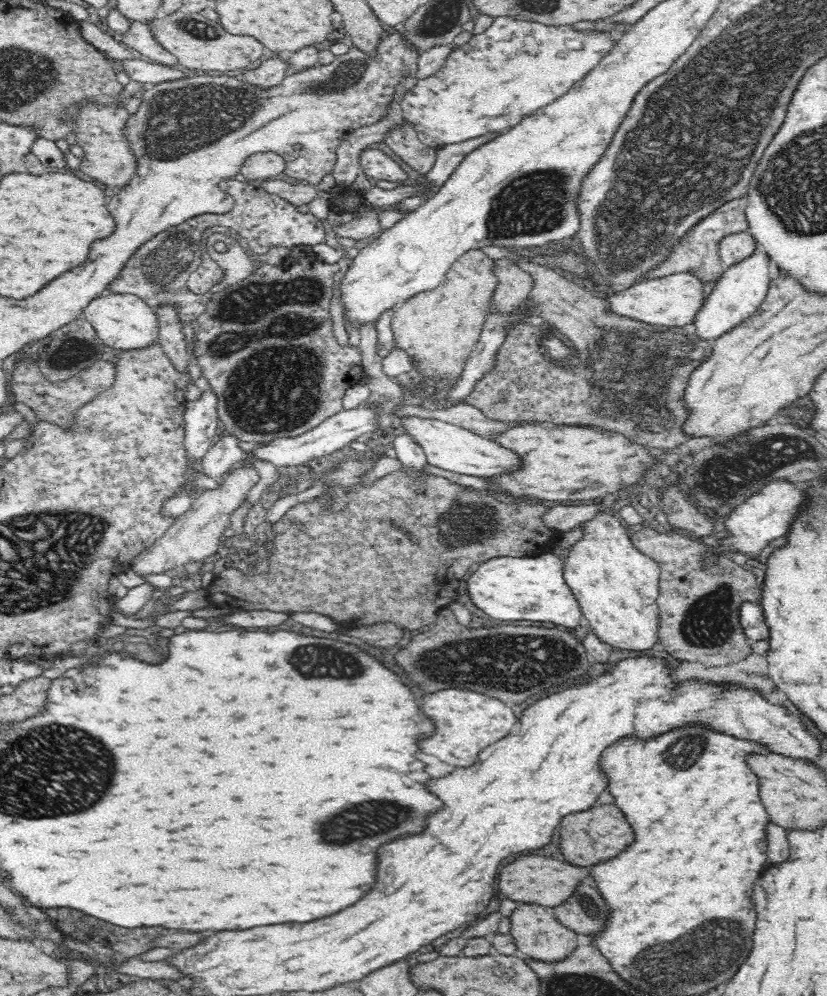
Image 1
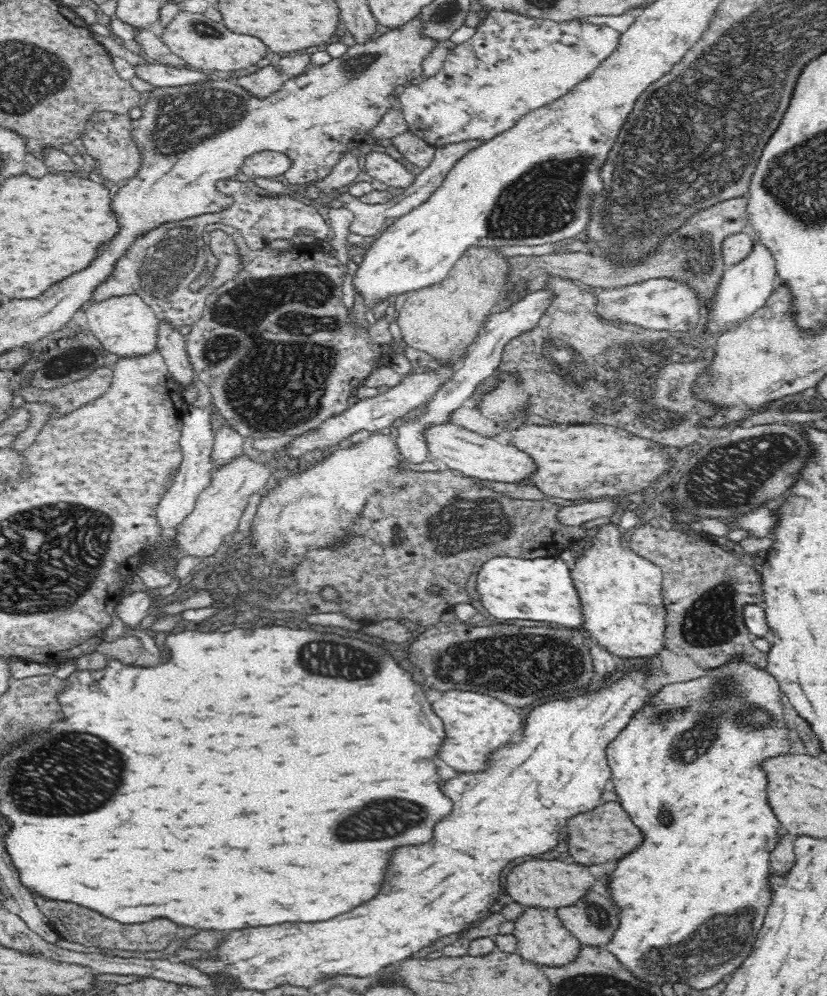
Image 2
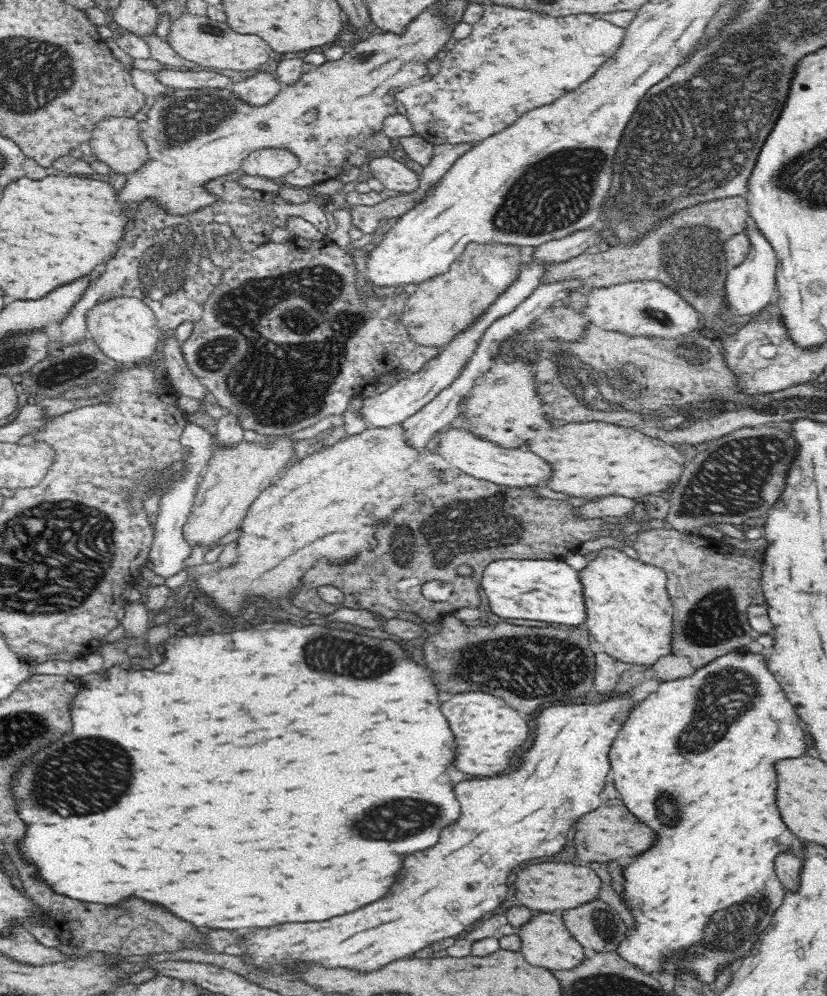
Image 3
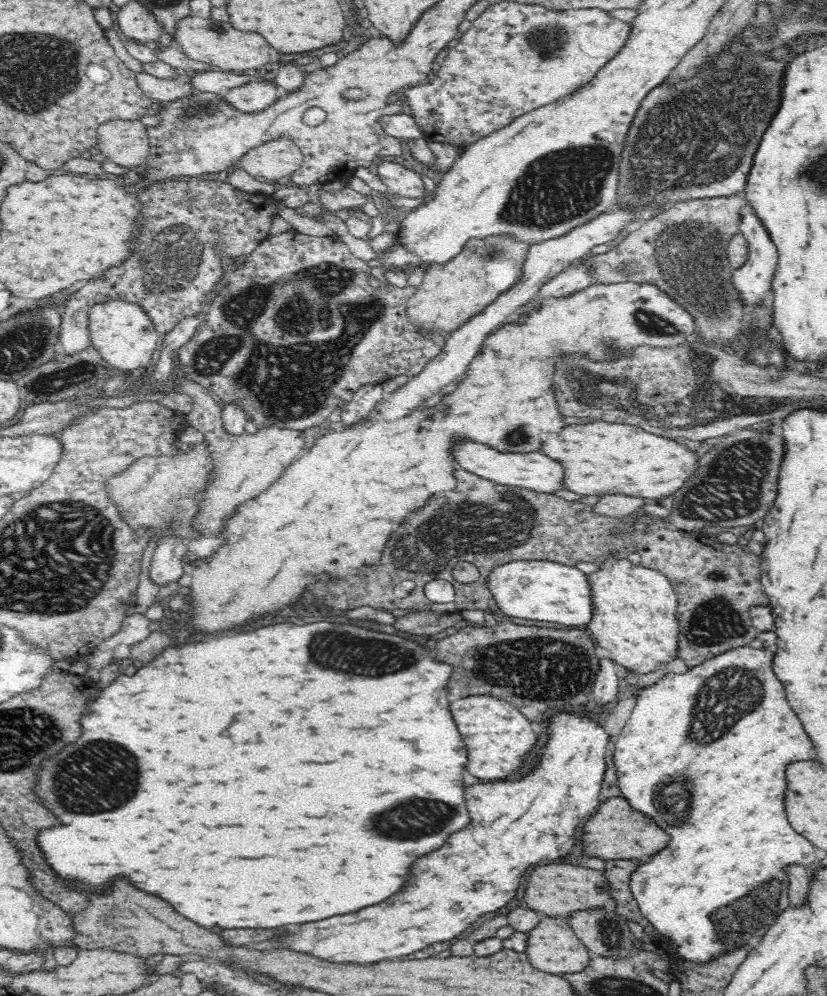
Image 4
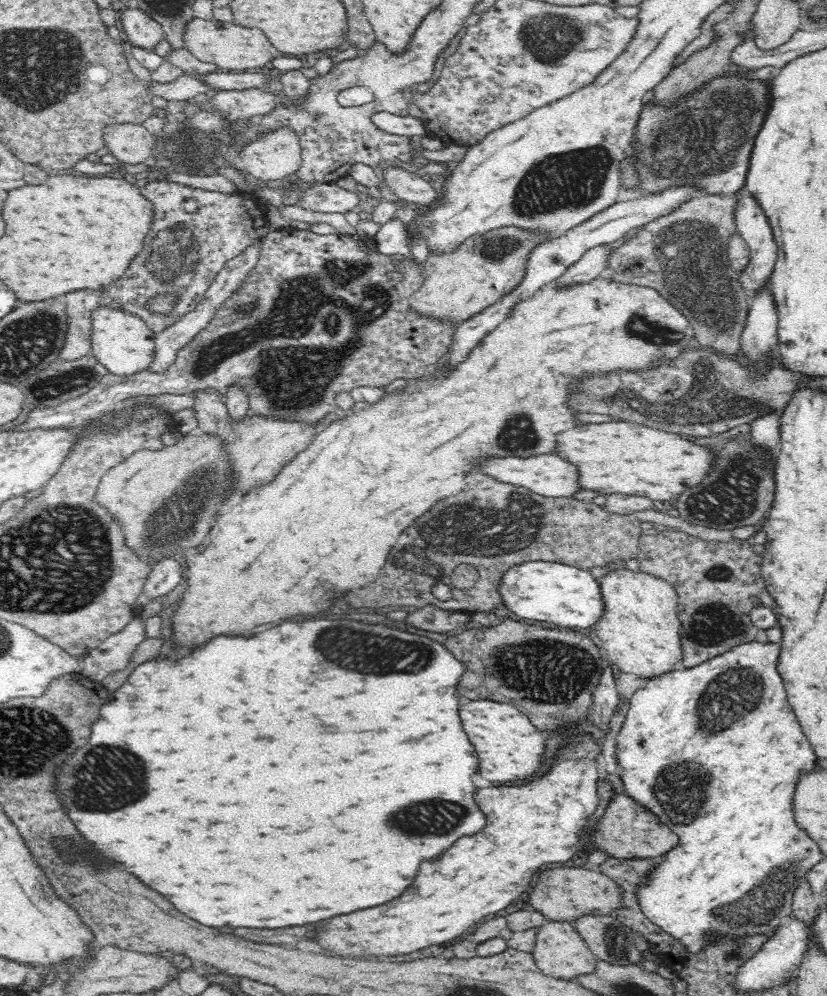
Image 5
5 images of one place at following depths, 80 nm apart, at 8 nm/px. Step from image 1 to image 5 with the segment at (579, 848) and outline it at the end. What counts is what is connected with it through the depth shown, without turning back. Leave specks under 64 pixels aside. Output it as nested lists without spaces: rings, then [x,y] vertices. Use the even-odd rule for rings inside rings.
[[[624,793],[612,797],[606,816],[598,824],[598,846],[602,846],[608,854],[616,858],[639,859],[639,858],[662,858],[662,854],[674,850],[680,844],[678,834],[666,826],[652,810],[648,810],[644,804],[632,800],[630,795]]]

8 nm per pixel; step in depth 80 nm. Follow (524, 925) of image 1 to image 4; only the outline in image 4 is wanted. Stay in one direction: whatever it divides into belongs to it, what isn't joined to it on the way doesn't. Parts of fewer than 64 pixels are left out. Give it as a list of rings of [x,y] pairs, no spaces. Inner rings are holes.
[[[544,916],[542,922],[528,932],[528,959],[538,970],[548,975],[576,974],[590,965],[592,952],[584,946],[578,935],[571,929],[569,921],[564,918]]]

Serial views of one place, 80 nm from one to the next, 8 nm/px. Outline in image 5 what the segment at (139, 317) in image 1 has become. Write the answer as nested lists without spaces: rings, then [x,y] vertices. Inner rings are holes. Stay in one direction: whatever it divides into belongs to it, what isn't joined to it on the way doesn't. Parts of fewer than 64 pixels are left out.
[[[98,308],[89,325],[92,327],[91,353],[108,373],[131,377],[151,365],[154,354],[154,332],[140,318],[114,309]]]

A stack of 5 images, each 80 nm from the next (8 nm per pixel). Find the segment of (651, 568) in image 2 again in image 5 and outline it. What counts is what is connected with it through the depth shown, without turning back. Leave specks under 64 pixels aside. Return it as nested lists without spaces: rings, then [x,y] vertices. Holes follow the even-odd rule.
[[[618,566],[613,567],[613,569],[608,569],[606,575],[600,576],[600,578],[598,579],[600,580],[600,589],[602,589],[604,603],[606,603],[606,612],[604,612],[602,620],[600,620],[599,624],[596,625],[594,628],[596,635],[601,640],[601,647],[604,648],[604,650],[606,650],[608,662],[616,664],[620,672],[624,672],[624,674],[636,674],[638,678],[651,679],[654,677],[662,676],[662,674],[674,671],[675,668],[682,663],[683,658],[683,650],[681,643],[682,619],[677,610],[677,604],[679,601],[679,596],[677,595],[678,591],[671,584],[668,584],[667,582],[664,582],[659,578],[650,576],[649,574],[644,574],[642,571],[632,572],[624,566]]]

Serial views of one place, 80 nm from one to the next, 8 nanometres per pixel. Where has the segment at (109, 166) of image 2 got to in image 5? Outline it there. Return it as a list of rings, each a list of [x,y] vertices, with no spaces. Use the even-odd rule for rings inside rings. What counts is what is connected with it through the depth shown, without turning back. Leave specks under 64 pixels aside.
[[[120,124],[108,126],[104,144],[118,162],[140,164],[153,157],[156,139],[140,124]]]

